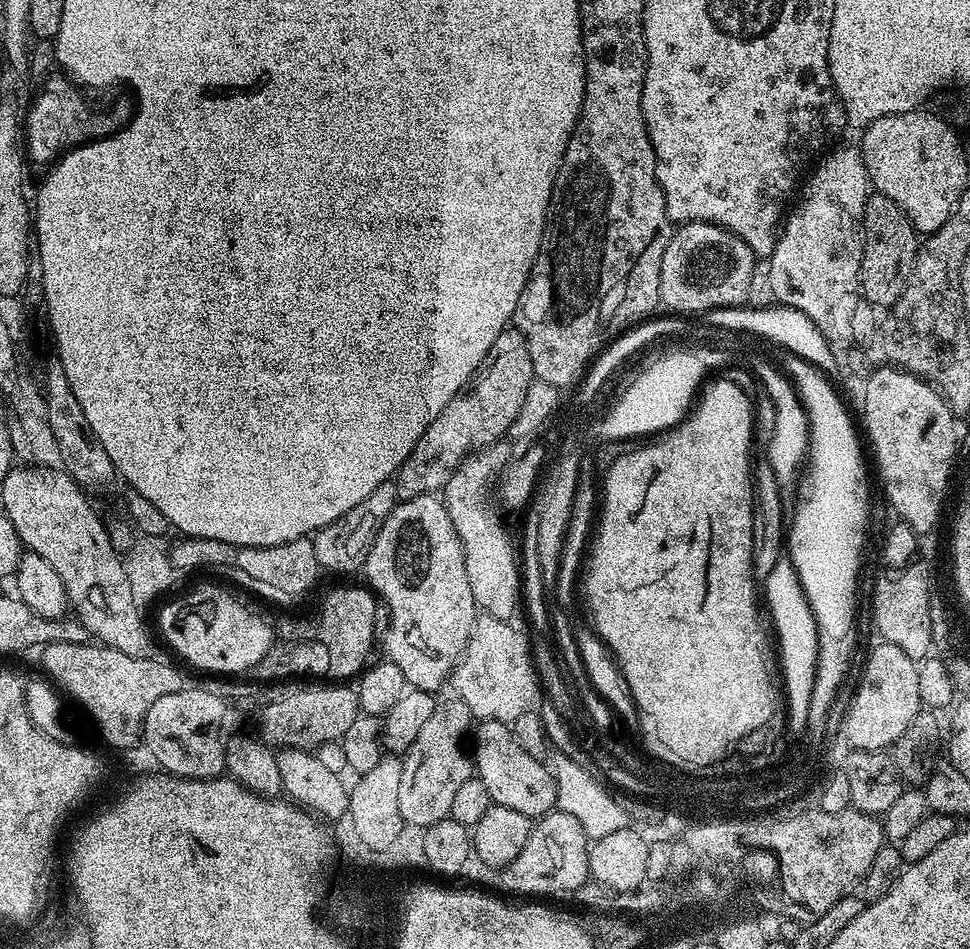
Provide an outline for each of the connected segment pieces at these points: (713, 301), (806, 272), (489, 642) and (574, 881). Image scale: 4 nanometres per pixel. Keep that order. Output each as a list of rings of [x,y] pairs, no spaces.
[[[684,222],[679,225],[673,231],[670,242],[666,246],[666,254],[662,254],[662,274],[660,275],[660,303],[666,309],[673,308],[671,310],[676,314],[687,314],[686,312],[697,312],[697,314],[703,314],[705,312],[711,312],[713,310],[721,308],[735,308],[743,305],[748,295],[752,292],[752,279],[756,276],[756,264],[758,264],[758,258],[750,250],[750,246],[746,246],[746,242],[742,242],[742,238],[738,238],[734,233],[729,232],[727,228],[720,228],[716,224],[698,224],[695,222]]]
[[[833,147],[823,157],[825,160],[820,165],[817,163],[811,169],[812,177],[810,172],[803,181],[802,191],[799,193],[800,201],[798,196],[795,201],[796,209],[793,212],[791,209],[787,213],[782,231],[777,235],[776,245],[772,255],[767,257],[766,264],[768,264],[768,288],[776,299],[773,301],[777,305],[806,314],[806,318],[810,318],[810,322],[818,326],[818,330],[828,340],[828,345],[832,349],[847,350],[853,347],[854,310],[862,302],[860,263],[864,253],[864,211],[872,188],[872,179],[868,176],[866,162],[859,147],[835,148]]]
[[[484,614],[477,619],[472,628],[472,637],[459,664],[452,669],[451,687],[456,687],[455,695],[466,706],[470,706],[473,717],[477,721],[497,720],[510,725],[520,715],[520,708],[528,704],[528,696],[532,696],[532,676],[528,676],[528,665],[534,662],[530,651],[530,640],[515,623],[499,620]]]
[[[553,810],[539,817],[530,830],[530,838],[526,838],[526,846],[506,867],[499,869],[500,884],[508,892],[517,892],[520,898],[544,898],[540,896],[564,896],[567,892],[576,892],[584,883],[589,883],[588,850],[590,839],[583,832],[577,818],[559,810]]]

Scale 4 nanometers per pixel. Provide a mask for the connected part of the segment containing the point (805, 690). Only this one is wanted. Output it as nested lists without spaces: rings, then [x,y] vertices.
[[[782,556],[775,563],[773,570],[762,584],[762,592],[766,594],[766,602],[774,620],[778,644],[780,646],[780,664],[788,696],[791,716],[800,721],[807,721],[810,696],[814,694],[814,678],[817,664],[817,624],[805,592],[801,588],[800,579],[793,568],[792,560]]]

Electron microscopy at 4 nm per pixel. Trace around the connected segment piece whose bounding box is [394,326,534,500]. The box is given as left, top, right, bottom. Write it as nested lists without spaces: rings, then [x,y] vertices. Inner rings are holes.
[[[509,326],[504,329],[502,334],[498,334],[498,338],[494,338],[494,342],[488,346],[486,358],[480,364],[480,369],[476,371],[475,376],[469,380],[461,392],[454,394],[454,398],[450,398],[450,402],[446,402],[446,410],[442,410],[442,414],[438,414],[438,418],[434,418],[434,422],[430,422],[430,426],[426,426],[426,434],[422,434],[422,438],[418,438],[414,450],[410,450],[406,462],[402,462],[400,471],[394,477],[397,497],[400,500],[409,500],[415,496],[439,493],[447,484],[449,476],[464,463],[470,448],[486,444],[499,436],[504,428],[508,428],[508,421],[512,420],[512,417],[518,416],[518,410],[522,410],[522,402],[526,402],[526,394],[533,382],[530,350],[526,346],[526,338],[520,333],[519,328]]]

